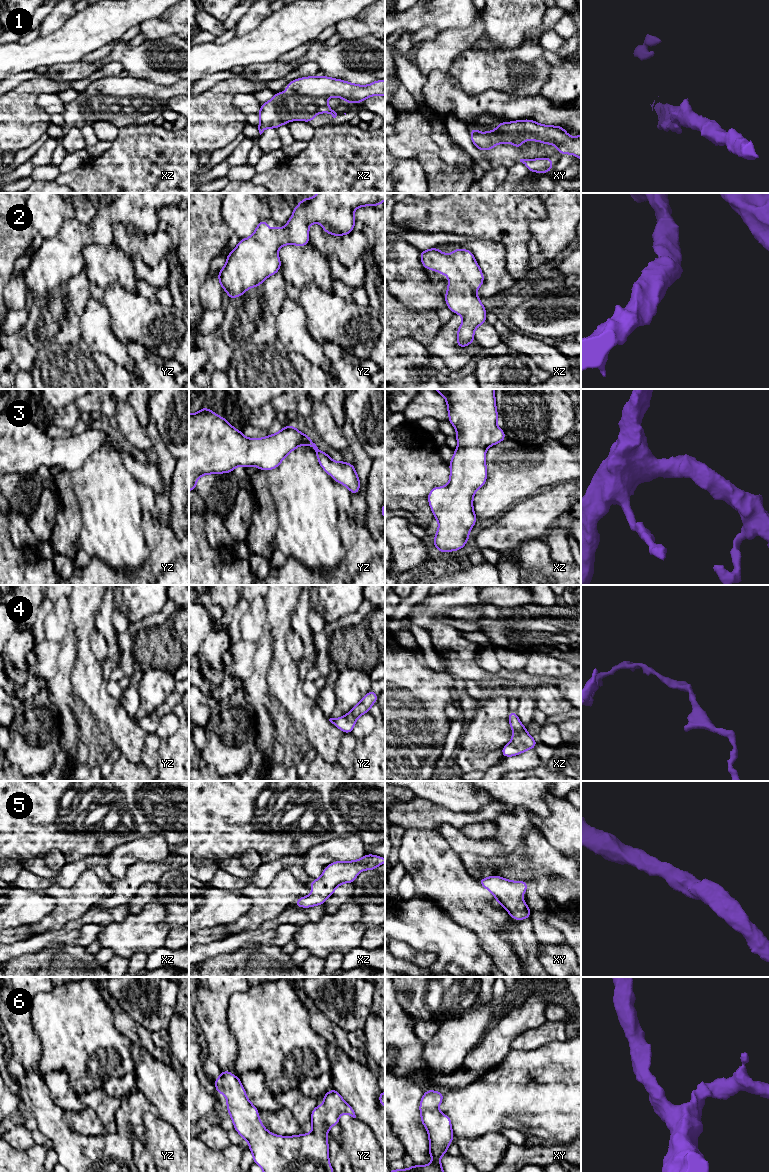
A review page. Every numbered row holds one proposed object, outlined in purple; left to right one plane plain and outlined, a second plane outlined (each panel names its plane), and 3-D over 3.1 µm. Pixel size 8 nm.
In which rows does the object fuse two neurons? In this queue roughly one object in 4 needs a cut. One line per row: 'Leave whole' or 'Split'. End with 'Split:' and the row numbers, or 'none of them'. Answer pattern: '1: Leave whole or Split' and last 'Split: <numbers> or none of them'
1: Leave whole
2: Leave whole
3: Leave whole
4: Leave whole
5: Leave whole
6: Leave whole
Split: none of them

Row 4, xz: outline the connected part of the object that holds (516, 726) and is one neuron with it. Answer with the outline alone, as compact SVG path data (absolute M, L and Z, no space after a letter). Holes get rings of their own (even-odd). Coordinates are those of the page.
M509 711L508 720L514 732L511 741L502 749L503 757L519 755L529 749L535 749L537 740L529 735L524 725L520 722L517 712Z

